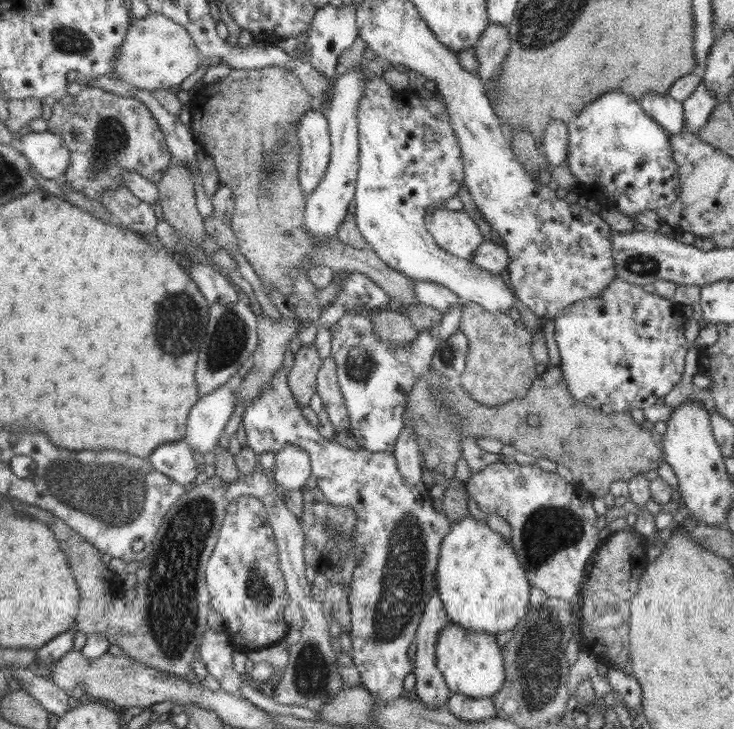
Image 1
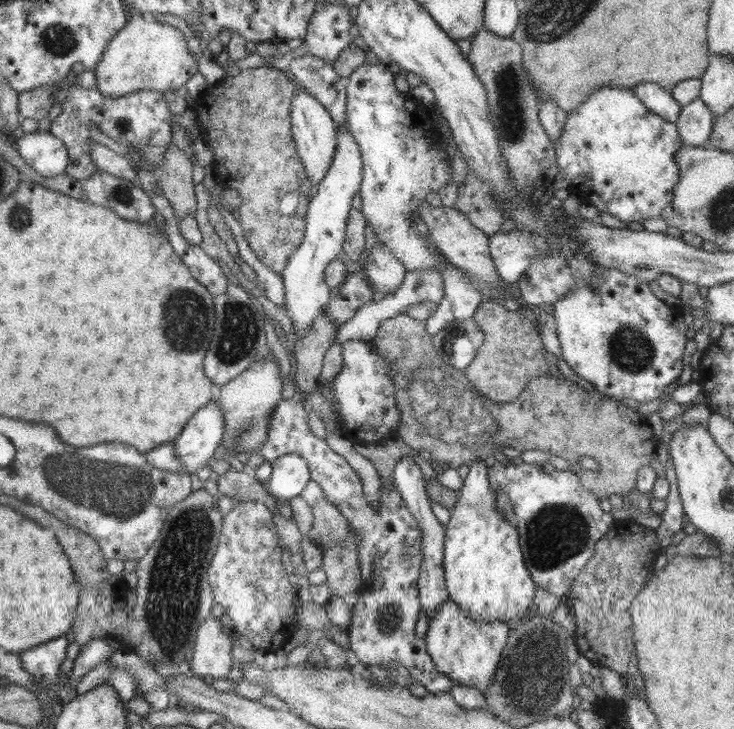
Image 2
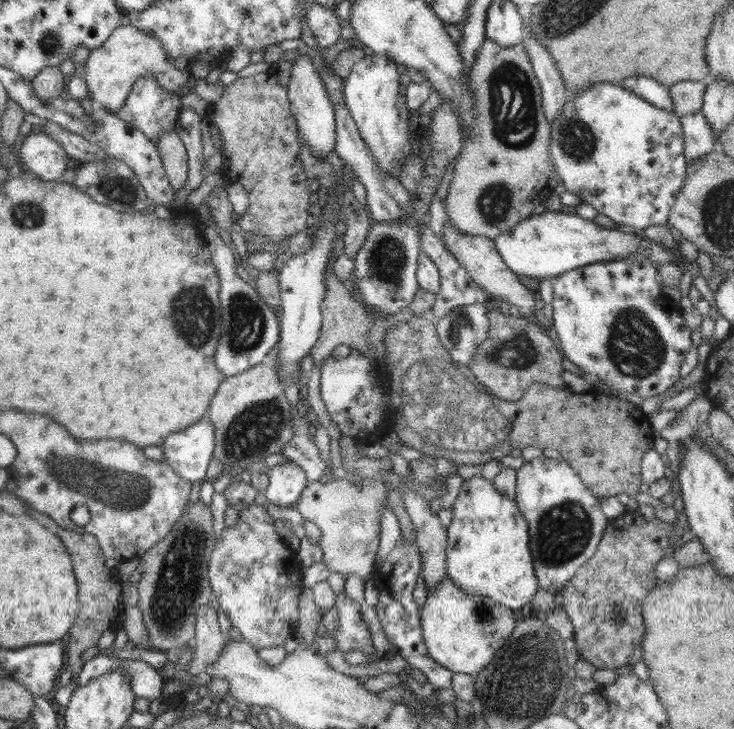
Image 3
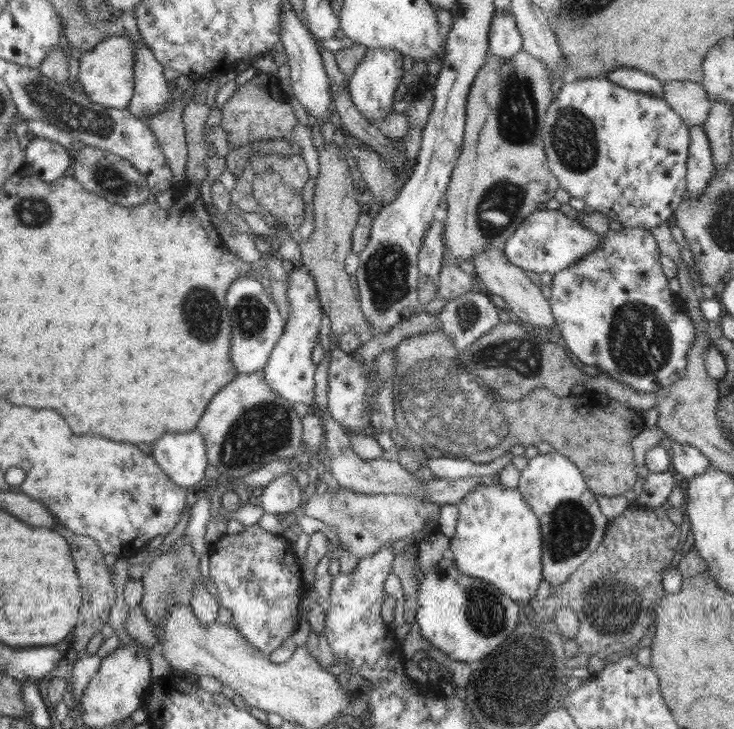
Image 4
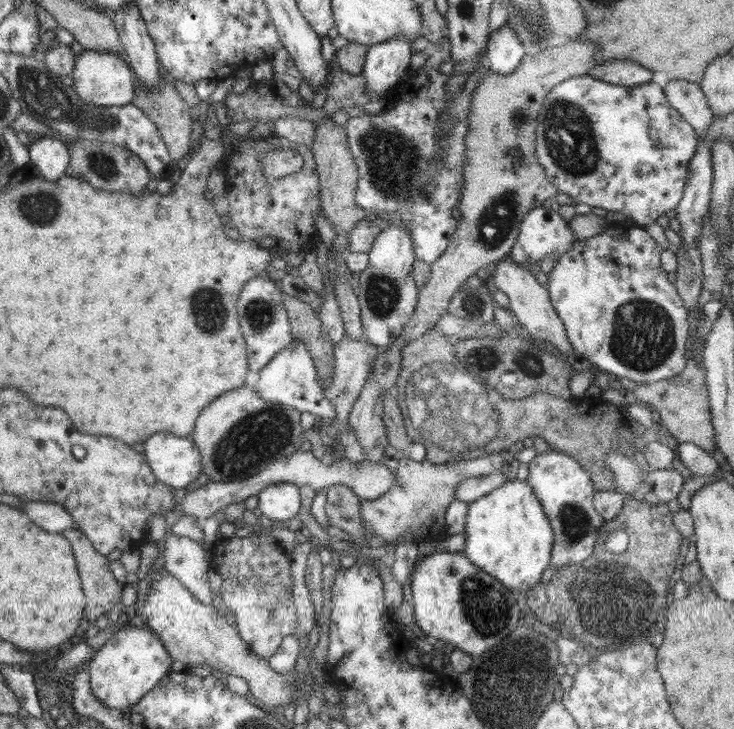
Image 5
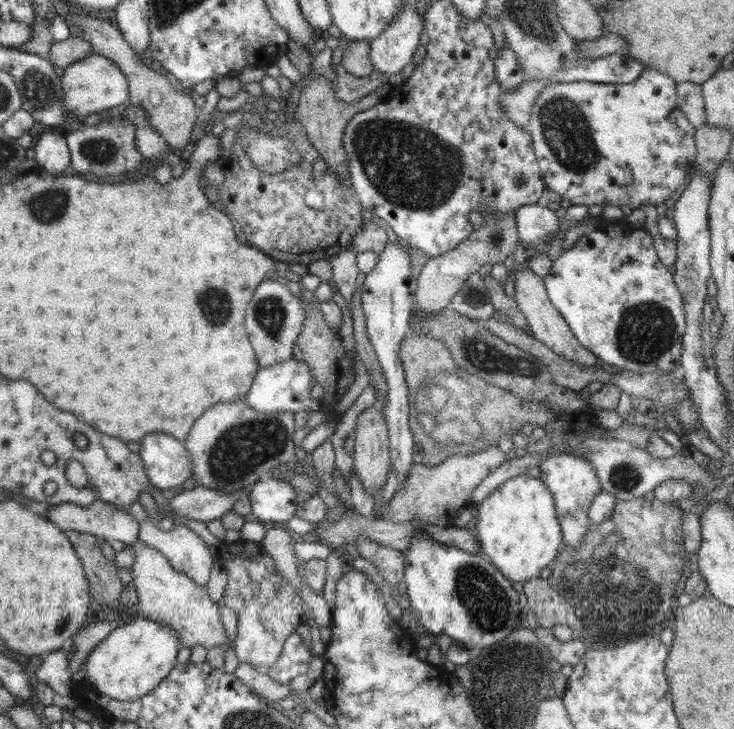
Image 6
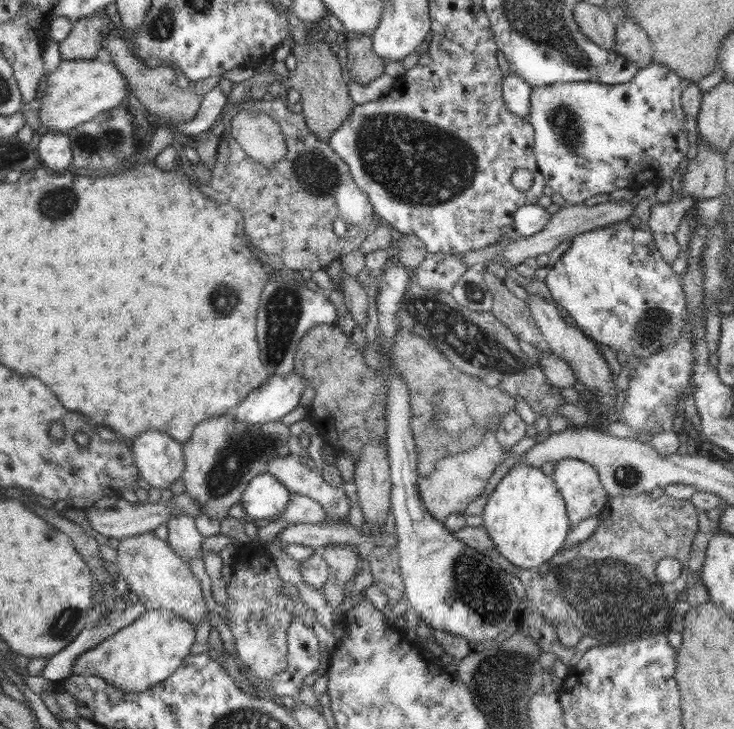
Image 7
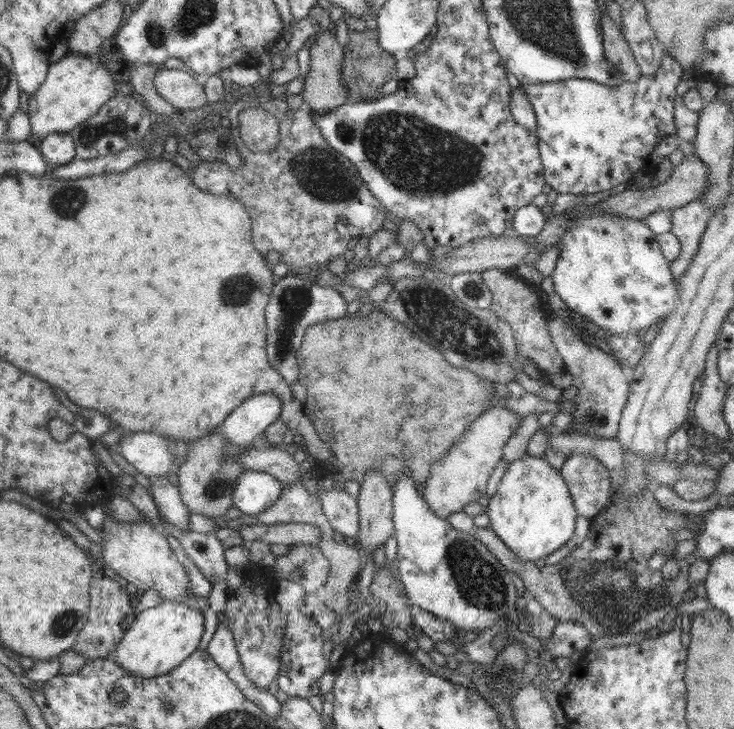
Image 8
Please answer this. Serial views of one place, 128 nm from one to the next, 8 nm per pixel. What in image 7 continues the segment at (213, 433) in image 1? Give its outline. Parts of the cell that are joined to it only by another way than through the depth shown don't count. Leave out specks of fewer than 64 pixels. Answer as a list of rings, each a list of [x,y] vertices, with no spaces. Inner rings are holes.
[[[146,431],[133,441],[130,452],[134,466],[149,485],[164,490],[182,479],[186,467],[183,445],[173,437],[158,431]]]

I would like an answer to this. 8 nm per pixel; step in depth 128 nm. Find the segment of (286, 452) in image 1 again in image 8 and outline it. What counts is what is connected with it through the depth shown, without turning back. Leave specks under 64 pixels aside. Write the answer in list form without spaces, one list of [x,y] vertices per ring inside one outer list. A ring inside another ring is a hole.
[[[244,470],[236,479],[236,487],[232,493],[233,506],[249,517],[270,508],[282,493],[282,484],[264,472]]]

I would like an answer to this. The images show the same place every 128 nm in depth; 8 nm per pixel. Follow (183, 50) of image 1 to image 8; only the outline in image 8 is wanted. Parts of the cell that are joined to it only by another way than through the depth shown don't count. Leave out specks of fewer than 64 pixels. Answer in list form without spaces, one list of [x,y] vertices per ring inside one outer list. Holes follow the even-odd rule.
[[[64,55],[58,62],[51,63],[47,70],[44,82],[38,90],[29,97],[28,117],[32,130],[32,140],[38,144],[50,133],[69,133],[78,124],[88,120],[98,113],[98,110],[108,102],[116,93],[115,86],[119,71],[104,66],[97,58],[81,57],[78,55]]]

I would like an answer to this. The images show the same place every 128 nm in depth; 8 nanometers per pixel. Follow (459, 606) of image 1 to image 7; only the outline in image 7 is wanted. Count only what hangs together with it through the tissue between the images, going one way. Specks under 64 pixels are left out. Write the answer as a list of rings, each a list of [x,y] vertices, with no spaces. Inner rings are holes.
[[[525,463],[514,465],[502,478],[490,494],[481,516],[482,528],[492,539],[501,559],[522,569],[537,570],[541,564],[549,562],[561,550],[571,530],[566,503],[556,482],[540,468]]]

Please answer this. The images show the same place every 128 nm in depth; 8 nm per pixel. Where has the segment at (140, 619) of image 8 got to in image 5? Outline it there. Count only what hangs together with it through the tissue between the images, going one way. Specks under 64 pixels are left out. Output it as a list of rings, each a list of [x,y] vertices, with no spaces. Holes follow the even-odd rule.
[[[141,621],[120,627],[113,636],[104,640],[90,661],[89,675],[92,692],[105,706],[118,710],[130,710],[170,670],[173,660],[159,636]]]

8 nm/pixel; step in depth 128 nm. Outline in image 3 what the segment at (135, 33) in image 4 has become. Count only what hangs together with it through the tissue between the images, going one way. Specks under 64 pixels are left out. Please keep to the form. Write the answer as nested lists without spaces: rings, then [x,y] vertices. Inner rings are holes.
[[[153,76],[141,77],[131,88],[130,94],[125,100],[125,106],[115,112],[118,119],[124,120],[129,125],[141,130],[147,138],[157,145],[158,139],[166,132],[175,128],[182,110],[181,97],[174,91],[162,88]]]

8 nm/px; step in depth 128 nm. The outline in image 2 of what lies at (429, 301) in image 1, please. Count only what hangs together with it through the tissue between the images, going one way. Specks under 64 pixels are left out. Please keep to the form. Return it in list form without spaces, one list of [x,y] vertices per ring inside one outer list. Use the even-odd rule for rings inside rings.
[[[427,268],[426,270],[413,270],[405,274],[404,282],[399,286],[395,294],[386,295],[380,301],[367,302],[362,305],[357,313],[350,320],[342,323],[337,330],[335,342],[344,343],[347,340],[358,339],[361,341],[369,341],[375,337],[378,327],[383,320],[394,318],[397,314],[405,311],[410,304],[424,302],[429,300],[438,304],[444,296],[445,288],[443,285],[443,276],[436,268]]]

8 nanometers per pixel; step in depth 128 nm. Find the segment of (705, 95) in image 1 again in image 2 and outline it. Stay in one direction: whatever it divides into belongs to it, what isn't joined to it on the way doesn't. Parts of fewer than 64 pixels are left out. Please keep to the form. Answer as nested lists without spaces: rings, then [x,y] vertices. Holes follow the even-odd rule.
[[[698,98],[681,108],[675,124],[683,144],[704,148],[710,146],[709,138],[714,127],[714,120],[710,110]]]

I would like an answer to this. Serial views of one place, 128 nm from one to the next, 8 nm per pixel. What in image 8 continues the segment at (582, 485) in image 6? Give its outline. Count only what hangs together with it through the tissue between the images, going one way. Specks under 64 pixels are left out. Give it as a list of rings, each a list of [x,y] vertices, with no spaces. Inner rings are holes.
[[[571,455],[560,473],[566,481],[578,517],[592,520],[609,505],[612,489],[610,471],[596,458]]]

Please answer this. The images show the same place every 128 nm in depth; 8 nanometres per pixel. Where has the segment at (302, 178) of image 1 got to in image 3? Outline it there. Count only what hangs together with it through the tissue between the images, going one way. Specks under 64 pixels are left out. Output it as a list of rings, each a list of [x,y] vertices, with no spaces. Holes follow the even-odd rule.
[[[306,55],[293,60],[291,79],[287,86],[287,97],[297,129],[302,134],[312,156],[326,161],[328,154],[335,151],[336,115],[334,115],[334,106],[329,101],[328,93],[315,67],[316,62],[317,60],[312,60]]]

